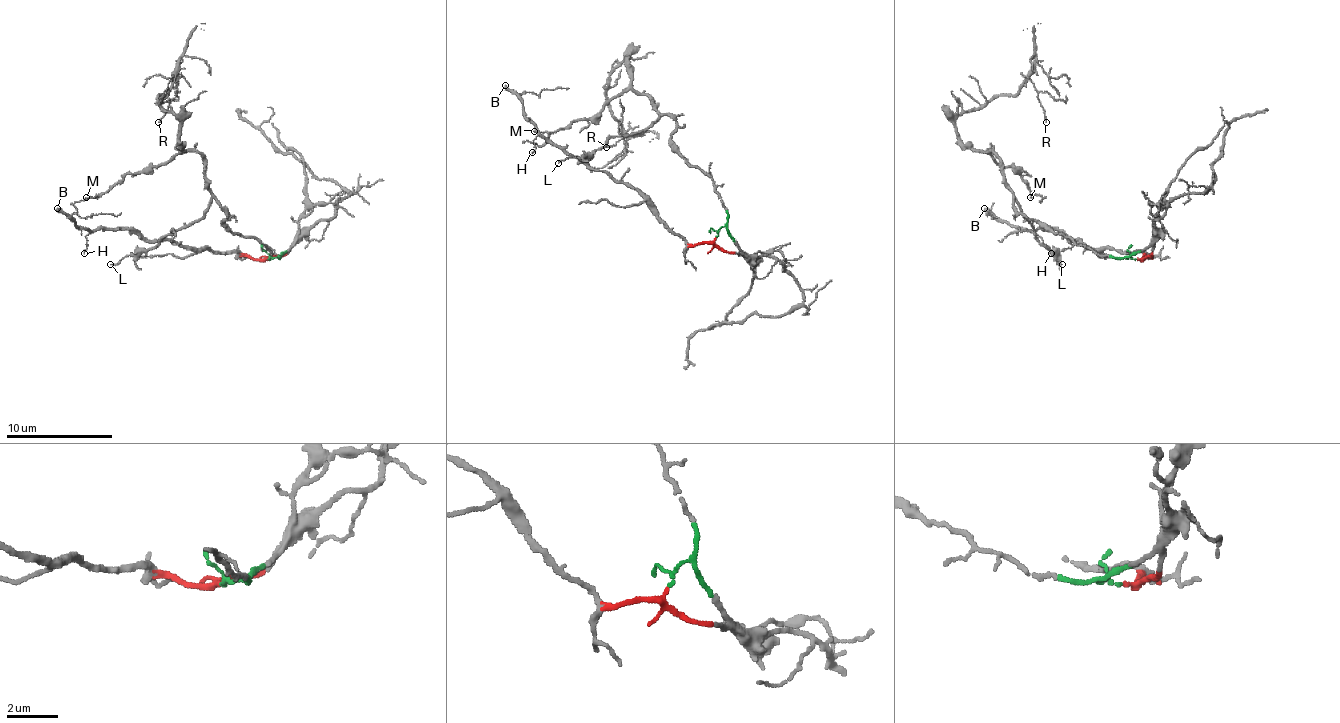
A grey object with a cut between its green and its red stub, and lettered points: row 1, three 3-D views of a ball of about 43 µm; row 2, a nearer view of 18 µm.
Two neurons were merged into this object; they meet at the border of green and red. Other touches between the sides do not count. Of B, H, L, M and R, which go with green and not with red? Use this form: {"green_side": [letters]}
{"green_side": ["L", "M", "R"]}

